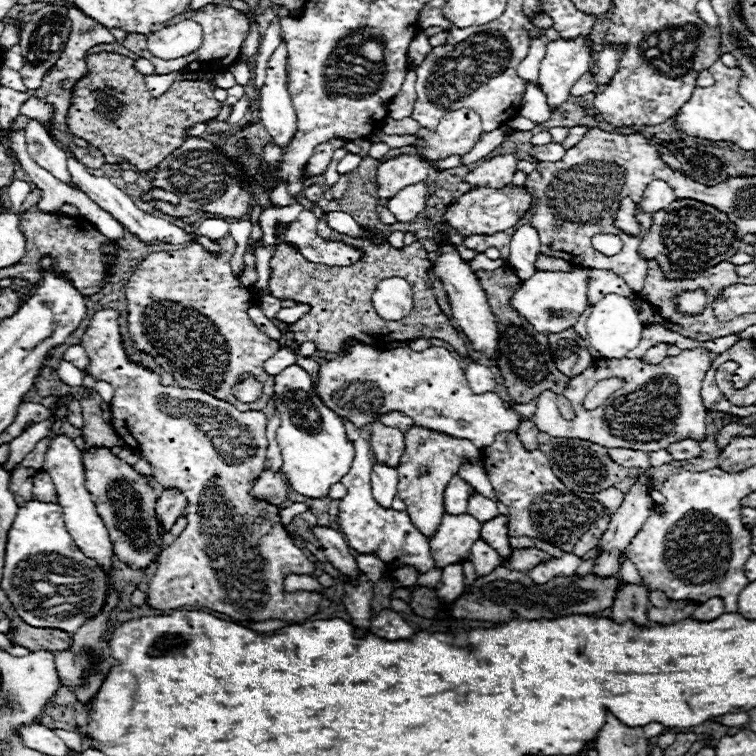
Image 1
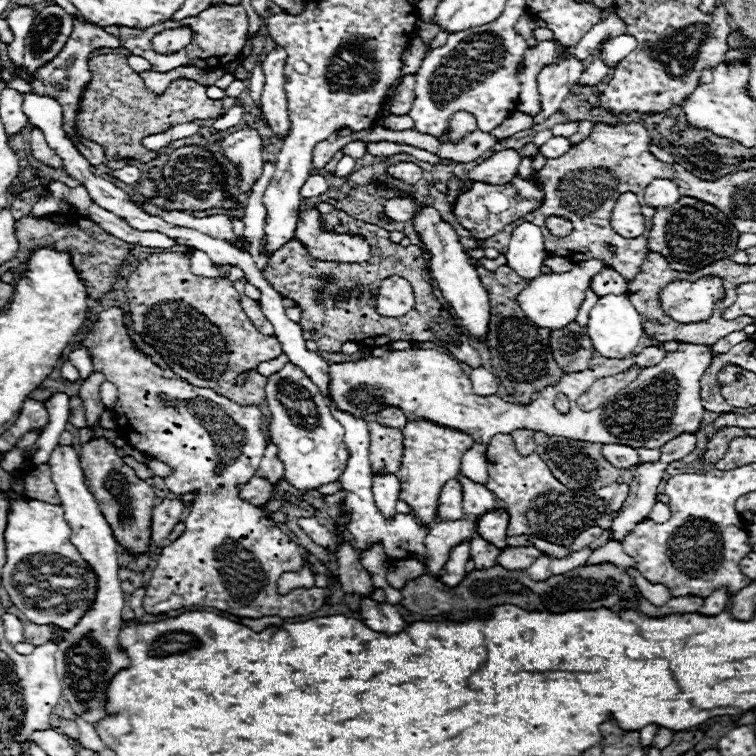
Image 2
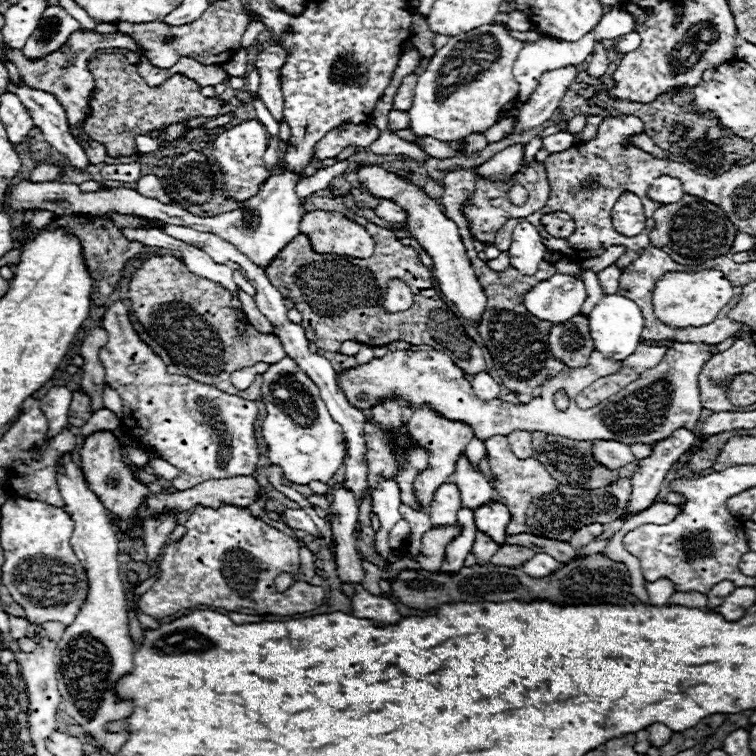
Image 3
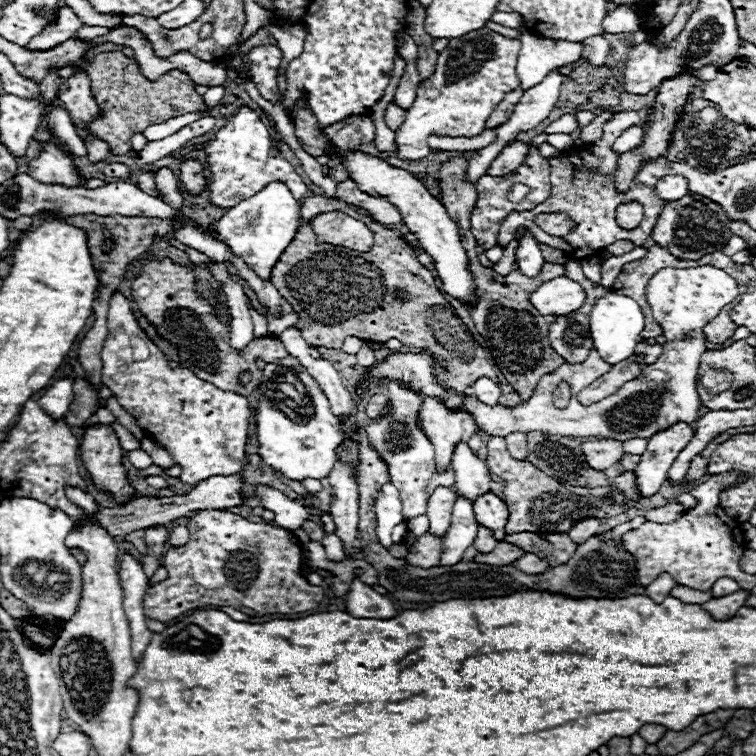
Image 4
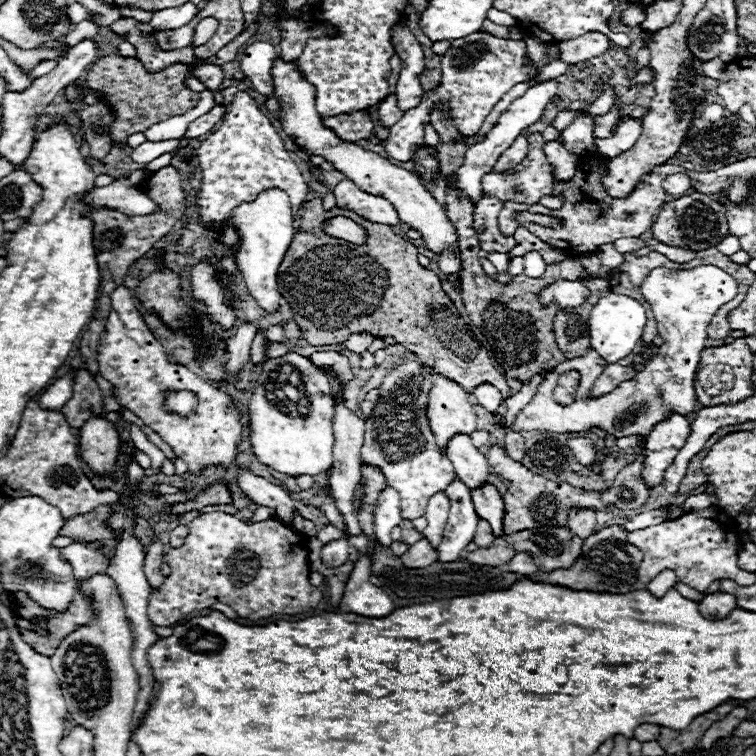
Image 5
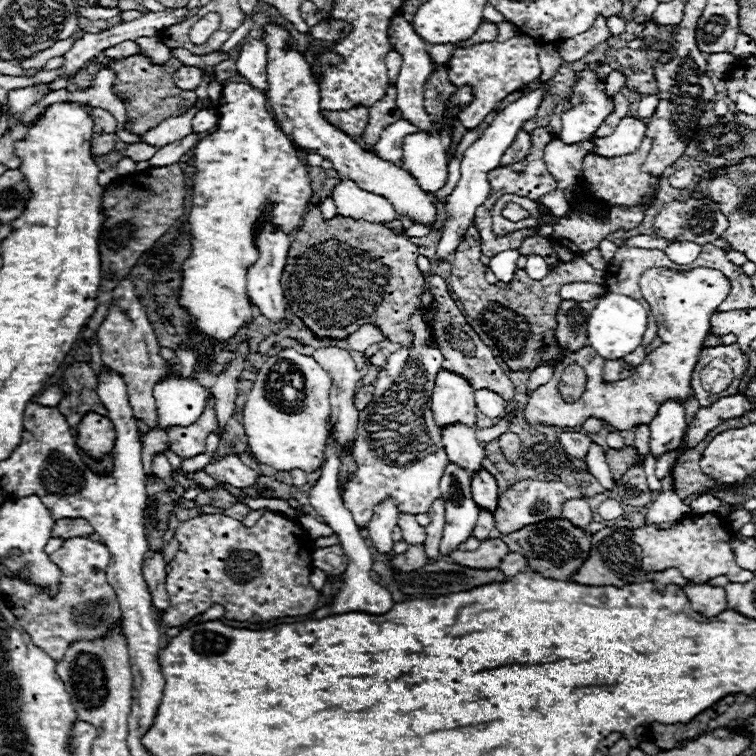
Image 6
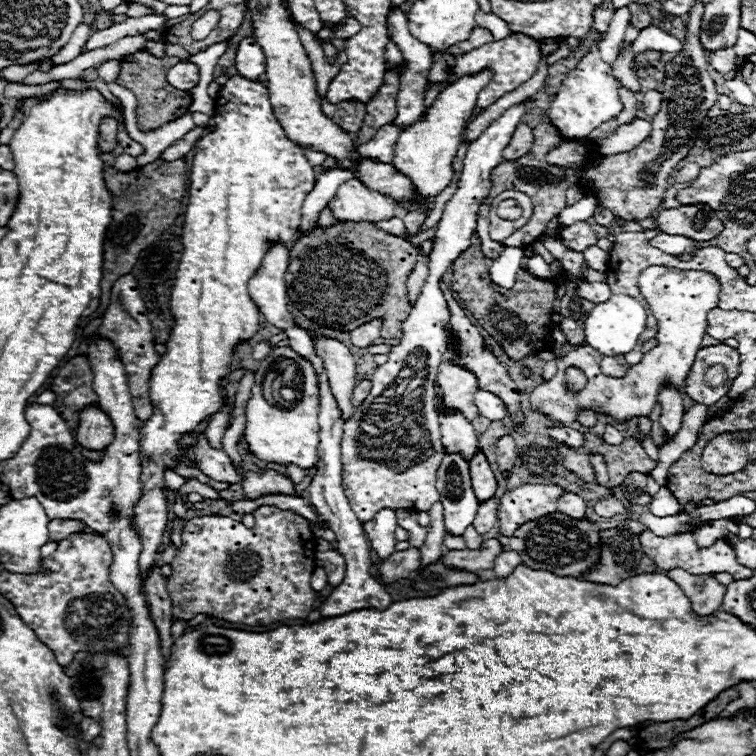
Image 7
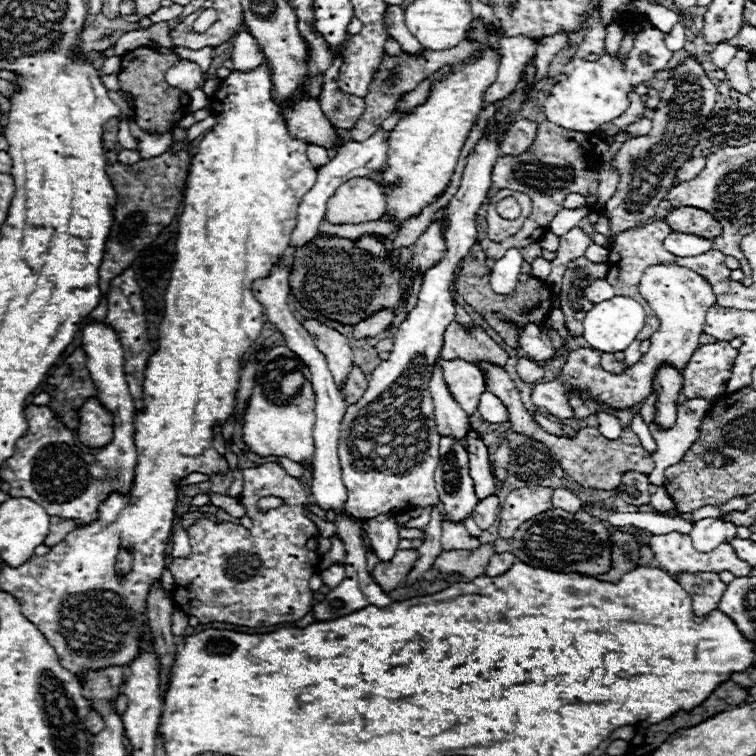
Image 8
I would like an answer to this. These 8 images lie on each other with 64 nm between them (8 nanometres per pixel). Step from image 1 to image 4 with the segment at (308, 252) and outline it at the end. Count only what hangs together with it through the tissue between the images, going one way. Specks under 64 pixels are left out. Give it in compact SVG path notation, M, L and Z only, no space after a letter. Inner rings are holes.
M324 212L310 220L314 234L318 234L318 242L344 246L358 252L370 252L374 244L372 232L358 220L342 214L342 212Z

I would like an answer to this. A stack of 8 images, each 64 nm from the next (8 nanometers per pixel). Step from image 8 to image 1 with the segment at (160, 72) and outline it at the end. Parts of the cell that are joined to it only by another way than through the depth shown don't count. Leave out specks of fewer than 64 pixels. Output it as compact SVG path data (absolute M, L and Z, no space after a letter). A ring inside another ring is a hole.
M100 52L86 56L88 74L72 90L72 106L66 116L70 132L94 144L106 164L132 164L138 172L156 168L174 148L186 140L186 128L216 118L222 102L214 98L216 86L204 80L174 82L162 96L154 98L144 82L144 74L134 68L134 60Z

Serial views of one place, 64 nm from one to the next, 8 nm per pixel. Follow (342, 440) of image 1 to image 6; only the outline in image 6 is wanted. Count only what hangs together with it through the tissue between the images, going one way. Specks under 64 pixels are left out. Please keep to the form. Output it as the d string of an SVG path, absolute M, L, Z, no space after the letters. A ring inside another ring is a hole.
M284 348L278 354L266 358L262 364L260 372L256 374L254 386L248 394L246 406L244 406L244 430L248 436L248 446L252 454L258 458L258 462L268 464L276 470L294 470L300 468L304 472L314 472L324 464L324 450L326 450L326 440L328 440L328 428L326 422L330 418L330 402L328 402L328 392L330 392L330 378L328 374L314 362L314 358L304 356L296 350ZM298 376L298 388L292 386L292 378Z

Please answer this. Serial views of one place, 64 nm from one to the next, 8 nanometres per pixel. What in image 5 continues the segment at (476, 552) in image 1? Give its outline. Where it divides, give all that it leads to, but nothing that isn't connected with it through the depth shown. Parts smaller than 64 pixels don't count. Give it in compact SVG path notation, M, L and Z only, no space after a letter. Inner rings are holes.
M478 520L478 530L474 534L474 544L478 548L488 548L492 542L496 540L496 536L492 534L492 528L486 520Z

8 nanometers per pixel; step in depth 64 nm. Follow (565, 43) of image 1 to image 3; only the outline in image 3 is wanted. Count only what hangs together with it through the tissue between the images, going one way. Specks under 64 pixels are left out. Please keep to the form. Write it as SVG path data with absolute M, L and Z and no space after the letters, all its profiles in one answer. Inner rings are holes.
M572 64L566 68L544 72L540 76L540 84L536 86L536 92L530 98L530 102L518 110L516 132L530 130L550 120L576 76L578 76L578 70Z

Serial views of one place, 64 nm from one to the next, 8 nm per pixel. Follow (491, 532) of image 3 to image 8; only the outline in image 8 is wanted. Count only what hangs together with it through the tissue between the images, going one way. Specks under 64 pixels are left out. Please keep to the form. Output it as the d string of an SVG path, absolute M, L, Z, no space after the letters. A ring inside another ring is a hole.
M470 430L468 434L468 454L470 454L470 476L474 480L474 488L478 492L478 498L492 496L496 490L496 480L490 468L490 458L484 442L480 440L480 434Z

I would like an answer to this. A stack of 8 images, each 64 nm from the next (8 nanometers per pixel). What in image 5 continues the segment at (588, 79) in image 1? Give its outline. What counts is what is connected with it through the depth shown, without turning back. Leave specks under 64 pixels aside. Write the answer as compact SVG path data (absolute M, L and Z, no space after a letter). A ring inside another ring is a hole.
M590 32L582 38L570 40L570 42L562 42L560 44L560 52L562 52L562 60L588 60L588 58L596 58L602 56L608 50L608 36L598 34L598 32Z

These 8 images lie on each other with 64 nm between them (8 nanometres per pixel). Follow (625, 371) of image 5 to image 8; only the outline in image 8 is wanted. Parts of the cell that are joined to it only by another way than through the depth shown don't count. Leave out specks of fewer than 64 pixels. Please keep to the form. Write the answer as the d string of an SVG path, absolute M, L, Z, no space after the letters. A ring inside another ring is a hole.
M603 353L601 356L601 365L605 371L612 372L612 374L622 374L626 370L624 364L616 360L614 354Z

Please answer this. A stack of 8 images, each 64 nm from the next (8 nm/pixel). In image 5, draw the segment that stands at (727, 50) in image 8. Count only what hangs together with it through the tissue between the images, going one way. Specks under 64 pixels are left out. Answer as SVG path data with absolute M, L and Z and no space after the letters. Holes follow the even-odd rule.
M710 60L710 62L706 62L706 64L702 66L702 72L704 72L704 76L718 80L720 74L724 72L724 68L726 68L726 64L722 64L720 60Z

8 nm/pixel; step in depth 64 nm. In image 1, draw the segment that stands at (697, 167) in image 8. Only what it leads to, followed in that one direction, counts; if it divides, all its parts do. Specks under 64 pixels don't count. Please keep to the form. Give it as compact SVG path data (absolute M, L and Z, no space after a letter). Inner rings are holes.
M656 180L654 184L650 184L650 188L644 190L642 202L640 202L638 206L640 206L642 212L654 214L654 212L670 206L674 200L678 200L678 198L674 196L672 188L670 188L666 182L658 182L658 180Z

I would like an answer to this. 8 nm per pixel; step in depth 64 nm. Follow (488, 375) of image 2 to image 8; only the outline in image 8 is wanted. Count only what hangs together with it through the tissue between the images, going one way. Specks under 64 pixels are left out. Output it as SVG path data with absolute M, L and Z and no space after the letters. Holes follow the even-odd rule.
M482 392L482 398L478 400L478 412L490 424L502 424L508 420L506 406L492 392Z

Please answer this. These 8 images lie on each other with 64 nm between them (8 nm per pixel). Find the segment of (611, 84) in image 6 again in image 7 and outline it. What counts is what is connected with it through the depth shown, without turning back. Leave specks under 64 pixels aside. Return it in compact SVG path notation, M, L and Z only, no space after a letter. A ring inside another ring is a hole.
M629 24L623 40L623 48L619 53L616 62L612 64L612 72L614 78L628 90L640 90L640 82L638 78L632 74L631 63L634 57L632 50L632 42L637 38L640 30Z

